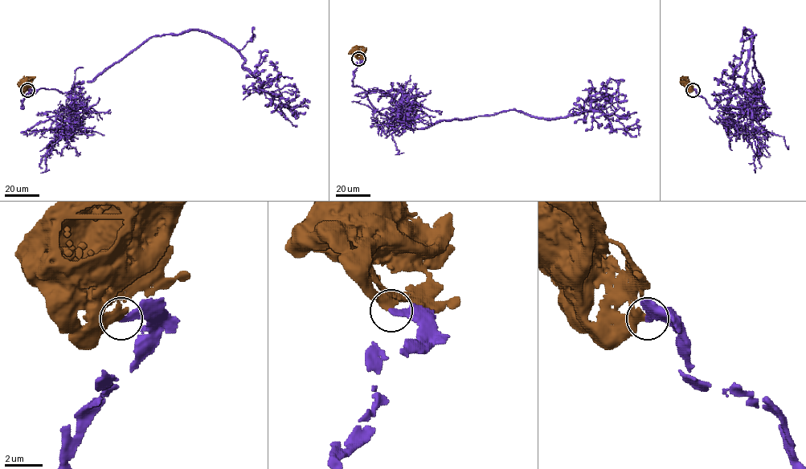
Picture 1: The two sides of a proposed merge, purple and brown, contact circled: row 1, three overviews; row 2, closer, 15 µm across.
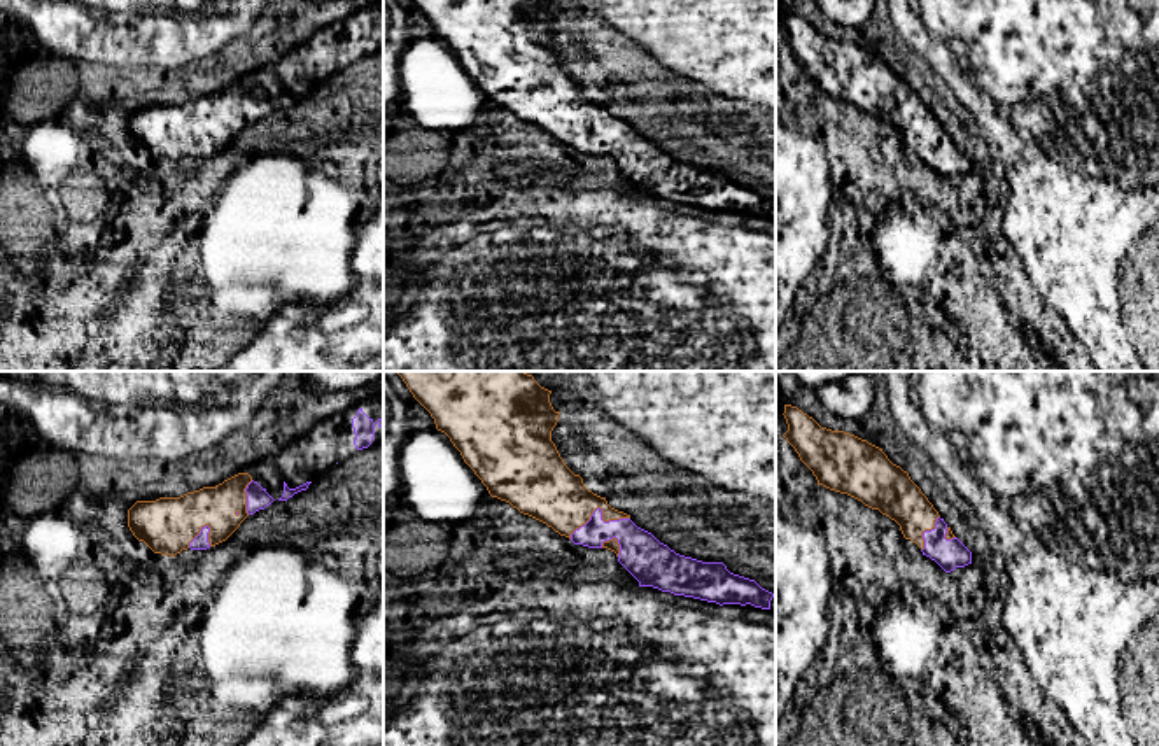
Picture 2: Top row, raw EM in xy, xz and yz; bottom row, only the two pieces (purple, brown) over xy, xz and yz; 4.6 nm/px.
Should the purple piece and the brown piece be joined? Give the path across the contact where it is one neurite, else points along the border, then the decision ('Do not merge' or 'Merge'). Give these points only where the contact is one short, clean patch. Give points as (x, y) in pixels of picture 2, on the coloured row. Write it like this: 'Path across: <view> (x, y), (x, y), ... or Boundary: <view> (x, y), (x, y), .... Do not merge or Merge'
Merge

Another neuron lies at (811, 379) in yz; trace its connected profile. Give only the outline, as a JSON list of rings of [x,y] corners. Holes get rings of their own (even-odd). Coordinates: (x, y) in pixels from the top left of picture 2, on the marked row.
[[[790,371],[800,384],[818,391],[826,384],[839,382],[854,371]]]

